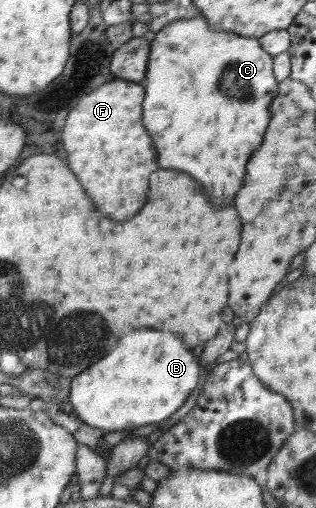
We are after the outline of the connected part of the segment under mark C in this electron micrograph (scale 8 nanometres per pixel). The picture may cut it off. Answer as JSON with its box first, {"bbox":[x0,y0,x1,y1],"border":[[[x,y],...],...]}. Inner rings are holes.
{"bbox":[142,16,279,206],"border":[[[202,16],[169,22],[155,33],[154,39],[151,41],[148,72],[143,81],[146,90],[150,90],[150,94],[146,94],[146,98],[144,98],[144,116],[142,116],[144,128],[150,134],[150,138],[154,142],[158,142],[158,150],[162,150],[162,158],[158,158],[158,162],[162,162],[162,168],[184,170],[184,172],[192,174],[194,178],[198,178],[198,182],[202,182],[202,186],[206,186],[206,194],[210,194],[210,200],[216,206],[228,204],[234,200],[234,194],[240,190],[242,182],[244,182],[246,164],[248,164],[250,156],[261,149],[264,133],[271,119],[270,103],[278,94],[279,82],[273,74],[273,61],[273,55],[261,46],[258,39],[245,37],[234,32],[214,30],[209,26],[206,18]]]}

